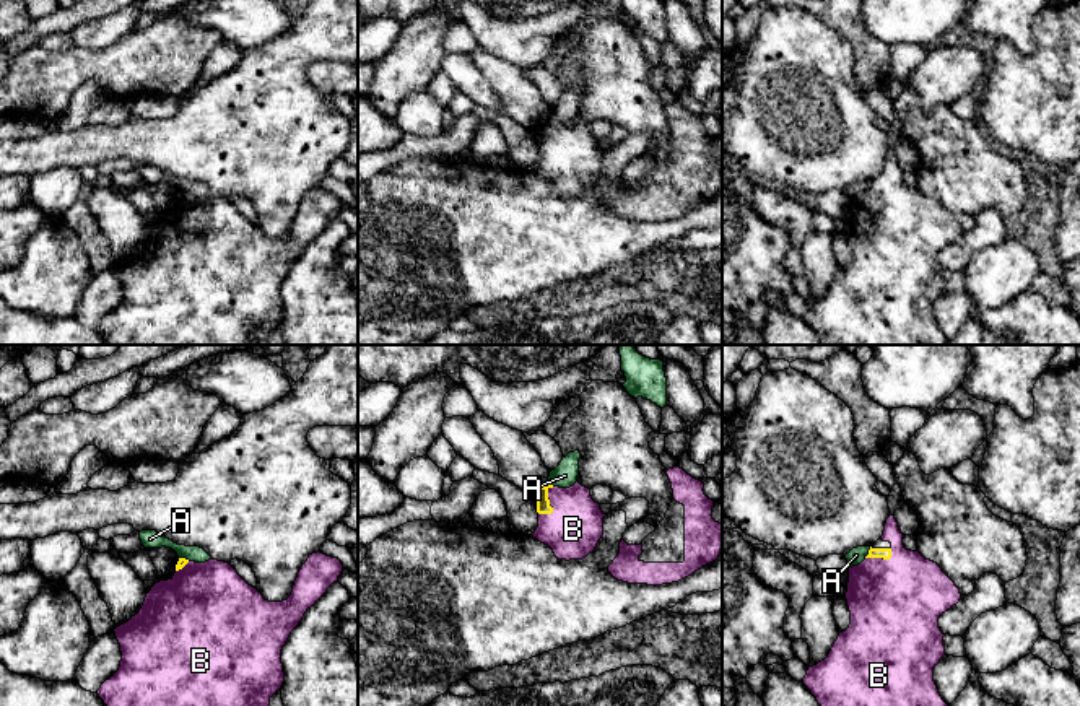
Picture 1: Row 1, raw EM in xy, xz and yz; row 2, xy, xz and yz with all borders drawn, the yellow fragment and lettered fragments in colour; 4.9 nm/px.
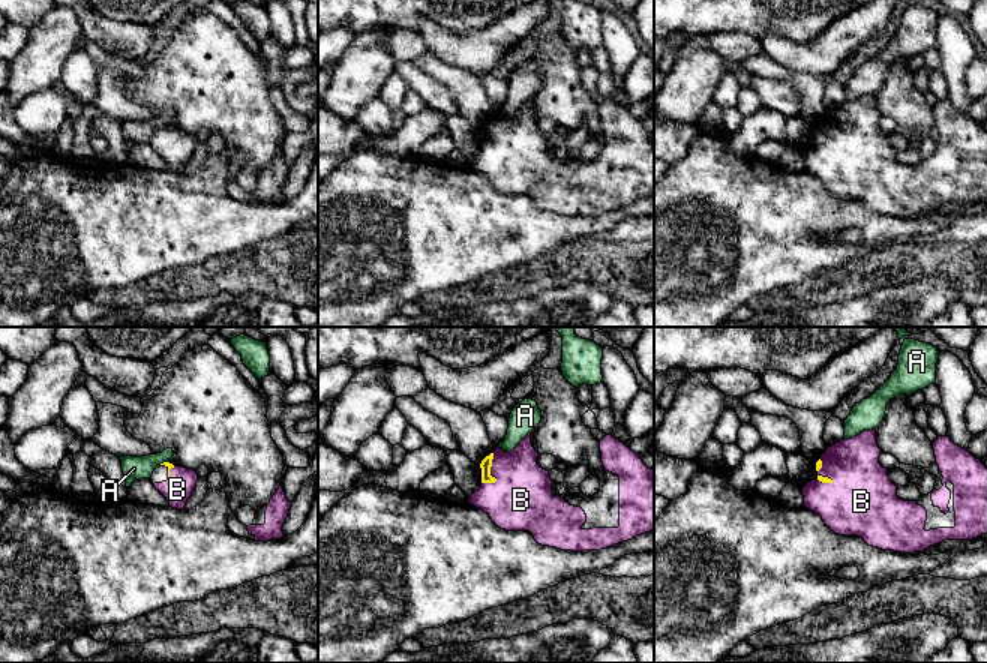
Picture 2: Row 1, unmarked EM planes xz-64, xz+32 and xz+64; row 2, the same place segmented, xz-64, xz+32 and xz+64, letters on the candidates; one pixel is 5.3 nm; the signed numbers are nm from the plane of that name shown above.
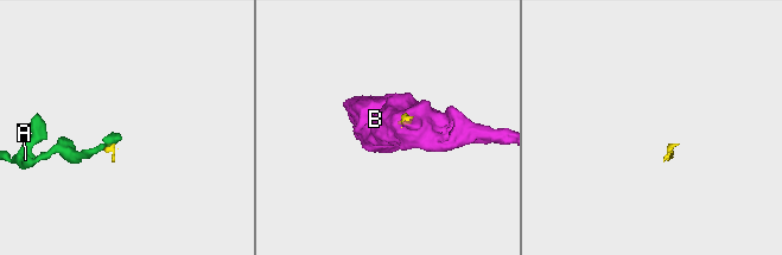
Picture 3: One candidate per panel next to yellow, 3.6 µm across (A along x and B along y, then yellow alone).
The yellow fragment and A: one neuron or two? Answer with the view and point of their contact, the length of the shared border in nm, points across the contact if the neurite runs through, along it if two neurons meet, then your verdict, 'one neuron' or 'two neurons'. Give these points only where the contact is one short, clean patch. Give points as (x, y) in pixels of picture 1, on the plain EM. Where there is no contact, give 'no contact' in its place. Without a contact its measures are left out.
meets yellow in yz at (869, 187); contact 70 nm long; border along yz (870, 183), (864, 192); two neurons

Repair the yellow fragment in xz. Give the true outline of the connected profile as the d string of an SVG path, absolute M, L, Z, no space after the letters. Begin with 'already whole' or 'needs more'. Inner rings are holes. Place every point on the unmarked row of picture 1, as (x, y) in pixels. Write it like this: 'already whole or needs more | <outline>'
needs more | M576 117L569 124L545 119L535 129L538 163L530 171L548 181L558 195L582 195L603 171L600 140Z

